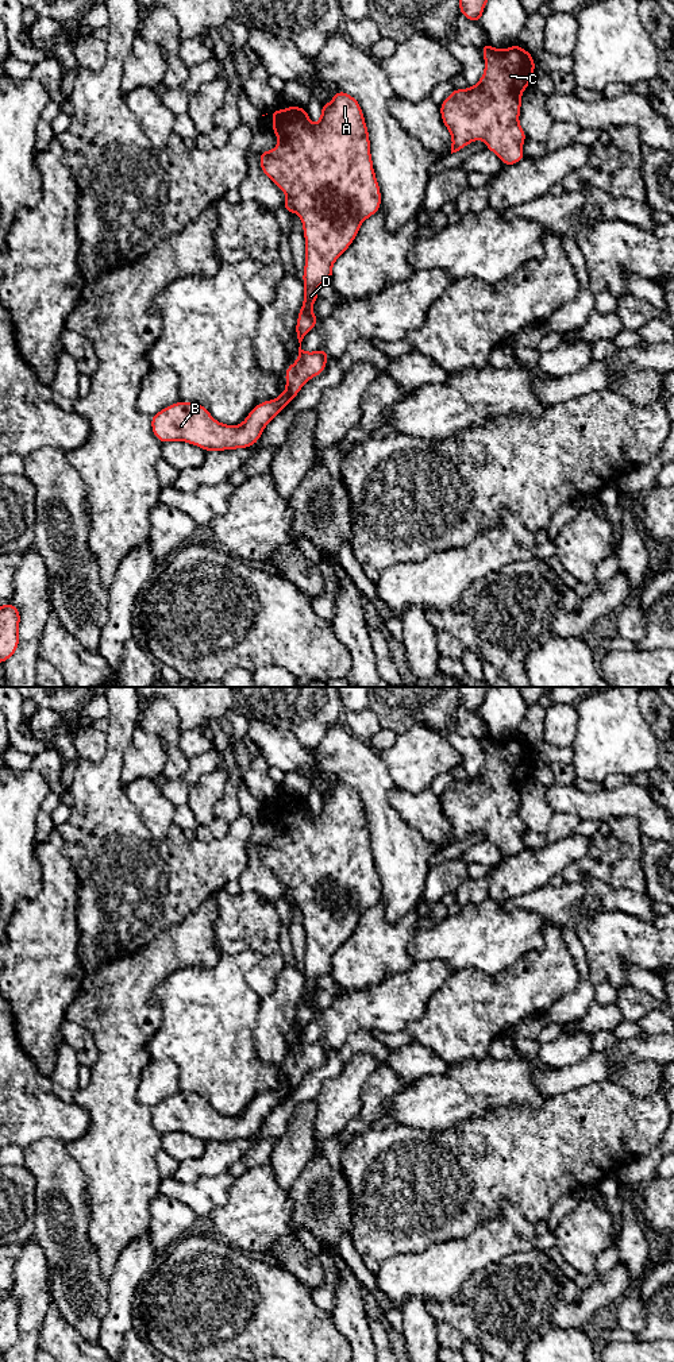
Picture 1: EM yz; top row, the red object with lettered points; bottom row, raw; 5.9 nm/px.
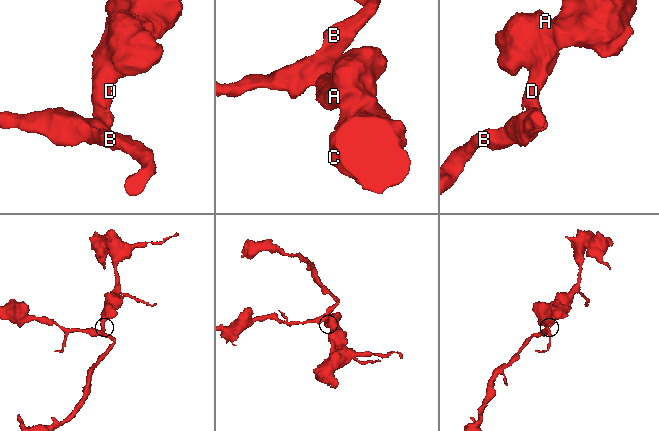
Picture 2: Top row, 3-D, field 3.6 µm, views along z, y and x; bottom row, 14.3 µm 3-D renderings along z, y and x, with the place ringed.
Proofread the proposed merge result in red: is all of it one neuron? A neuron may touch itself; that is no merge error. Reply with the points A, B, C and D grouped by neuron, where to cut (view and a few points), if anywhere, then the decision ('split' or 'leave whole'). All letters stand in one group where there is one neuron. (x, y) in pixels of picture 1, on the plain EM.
groups A B C D; cut none; leave whole

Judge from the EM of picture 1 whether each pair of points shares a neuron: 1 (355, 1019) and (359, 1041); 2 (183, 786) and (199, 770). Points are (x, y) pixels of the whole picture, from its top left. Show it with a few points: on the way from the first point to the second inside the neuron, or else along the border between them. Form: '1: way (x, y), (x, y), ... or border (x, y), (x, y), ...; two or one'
1: border (368, 1030), (355, 1030), (336, 1049); two
2: way (187, 782), (195, 774); one

